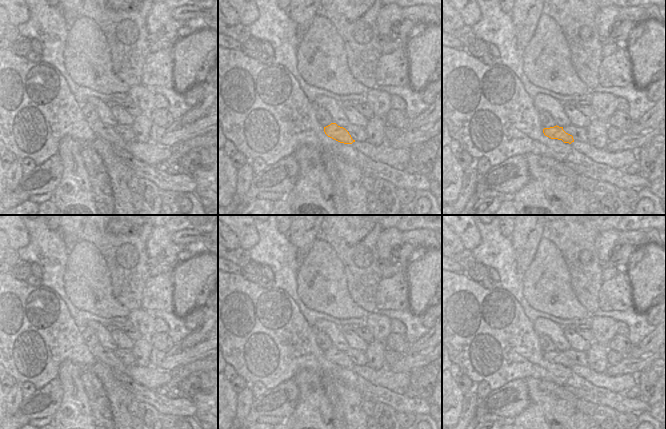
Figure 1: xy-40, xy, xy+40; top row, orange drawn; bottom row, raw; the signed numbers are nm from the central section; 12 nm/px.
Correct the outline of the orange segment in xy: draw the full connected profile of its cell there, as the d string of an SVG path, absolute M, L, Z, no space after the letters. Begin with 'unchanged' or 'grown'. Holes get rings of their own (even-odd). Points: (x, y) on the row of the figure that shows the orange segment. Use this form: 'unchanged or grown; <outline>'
unchanged; M331 123L330 125L324 127L324 132L328 137L340 143L352 144L355 142L349 132L345 128L338 126L336 123Z

